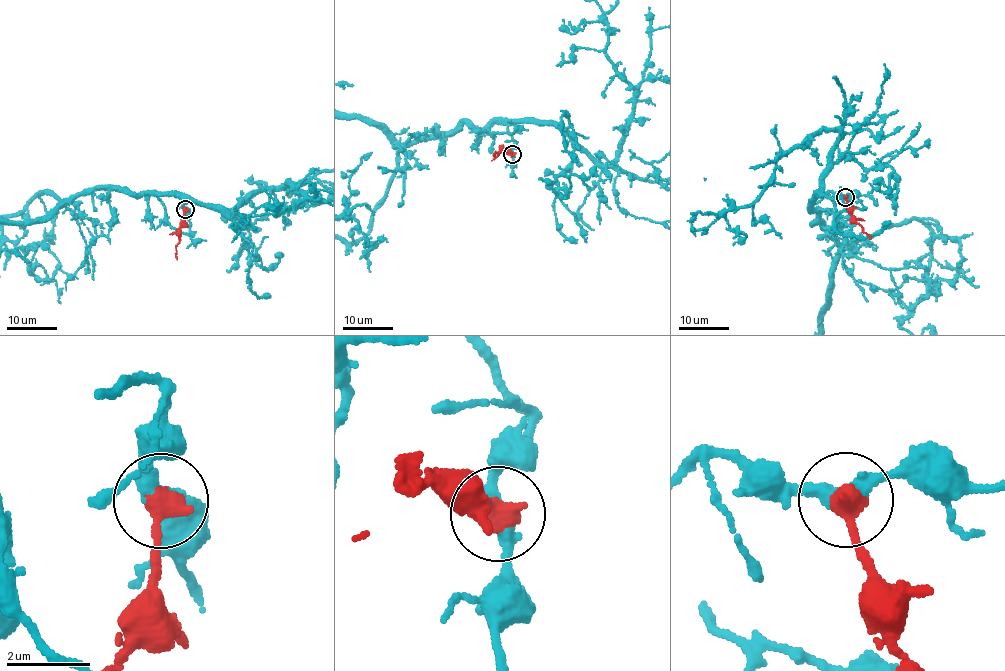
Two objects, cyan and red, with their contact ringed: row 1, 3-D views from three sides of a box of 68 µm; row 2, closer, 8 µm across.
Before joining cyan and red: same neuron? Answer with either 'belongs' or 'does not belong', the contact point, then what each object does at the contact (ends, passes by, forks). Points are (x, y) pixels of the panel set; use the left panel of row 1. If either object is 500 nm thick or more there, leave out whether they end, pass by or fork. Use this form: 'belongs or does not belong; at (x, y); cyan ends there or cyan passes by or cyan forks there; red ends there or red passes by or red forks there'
belongs; at (185, 209)

